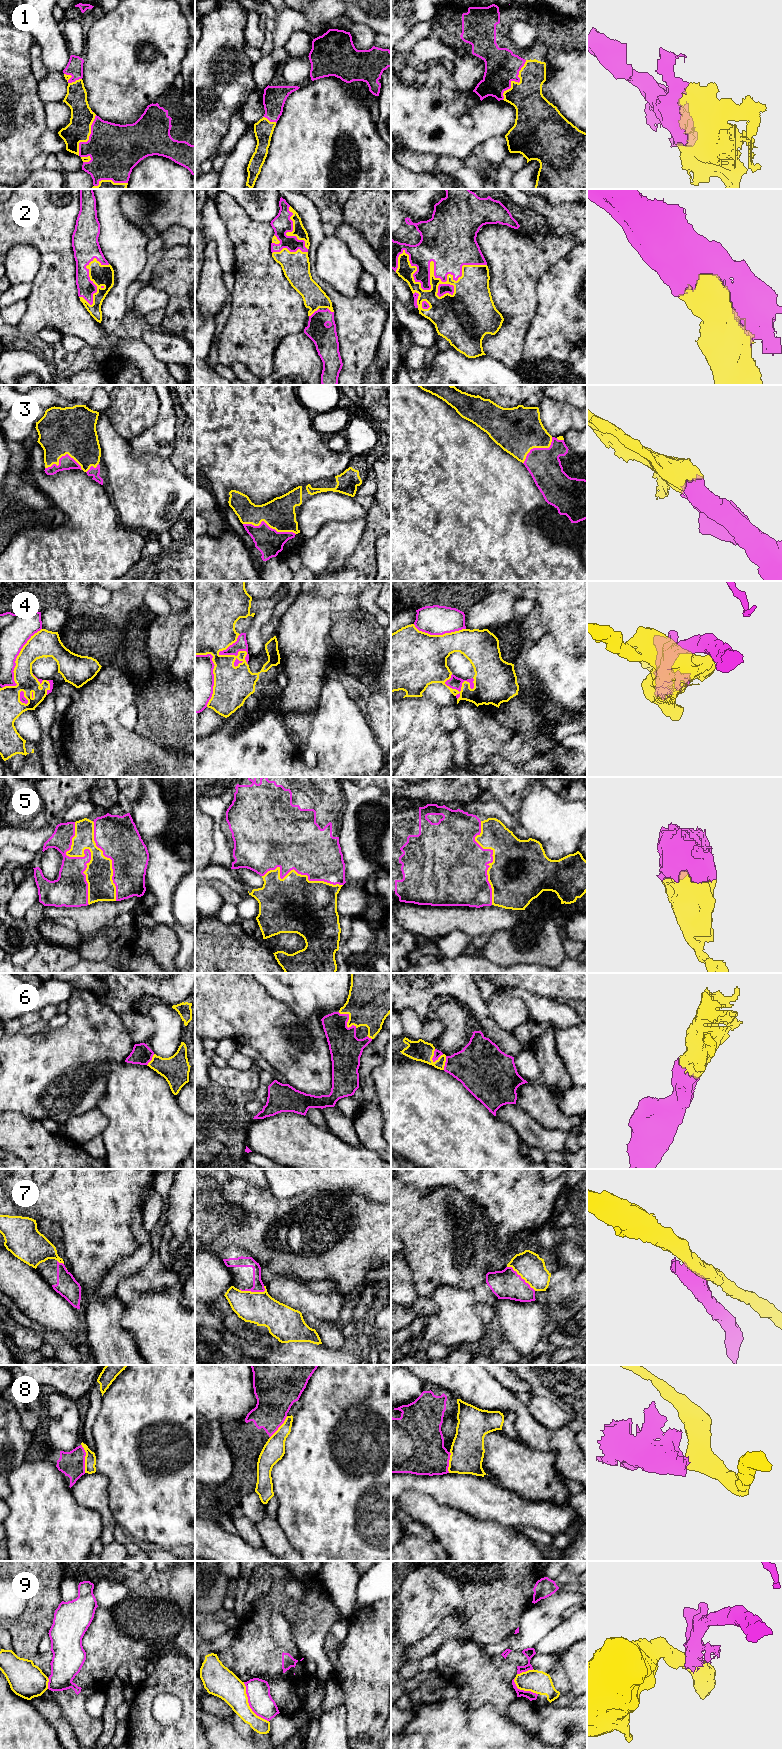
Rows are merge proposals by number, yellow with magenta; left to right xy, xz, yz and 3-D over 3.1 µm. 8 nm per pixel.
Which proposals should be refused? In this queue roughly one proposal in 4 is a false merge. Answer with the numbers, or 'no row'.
4, 7, 8, 9

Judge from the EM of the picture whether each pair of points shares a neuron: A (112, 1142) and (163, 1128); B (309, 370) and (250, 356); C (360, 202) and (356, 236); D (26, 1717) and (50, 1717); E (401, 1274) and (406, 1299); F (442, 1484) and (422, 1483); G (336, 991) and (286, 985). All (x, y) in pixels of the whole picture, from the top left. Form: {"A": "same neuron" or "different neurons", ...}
{"A": "same neuron", "B": "different neurons", "C": "different neurons", "D": "different neurons", "E": "same neuron", "F": "same neuron", "G": "same neuron"}

